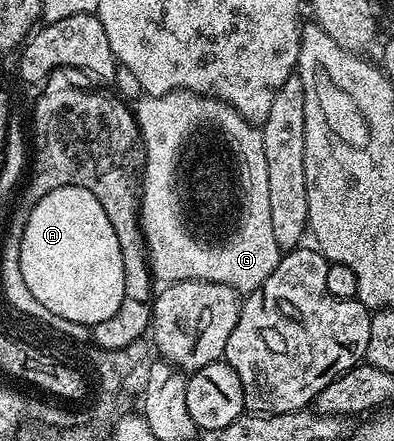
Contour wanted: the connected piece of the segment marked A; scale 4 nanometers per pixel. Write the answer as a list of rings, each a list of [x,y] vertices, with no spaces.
[[[84,186],[54,188],[32,207],[21,239],[20,268],[21,275],[25,276],[25,288],[33,292],[33,300],[37,300],[39,306],[49,308],[49,312],[67,322],[88,328],[109,320],[127,297],[125,267],[121,244],[117,244],[117,232],[113,232],[113,224],[109,224],[101,200]]]

